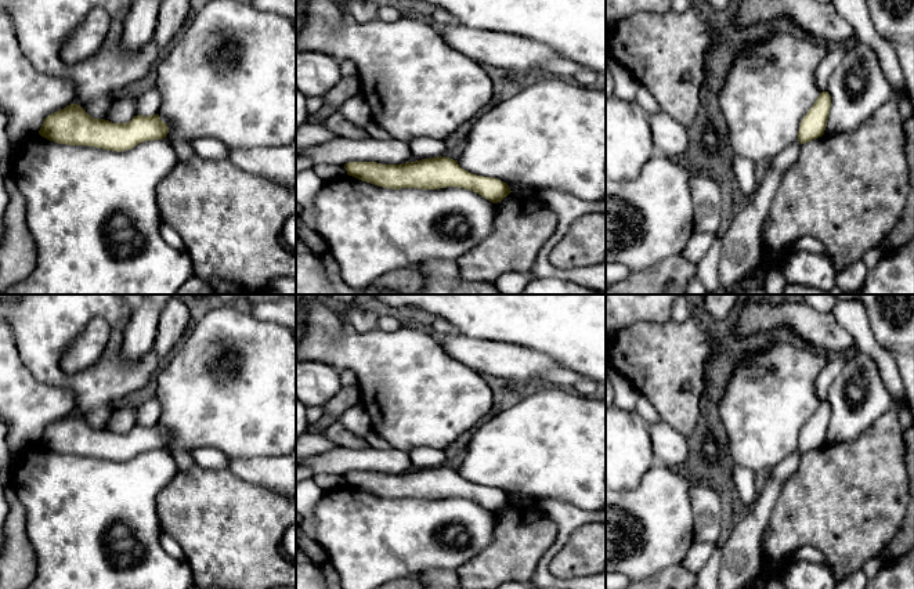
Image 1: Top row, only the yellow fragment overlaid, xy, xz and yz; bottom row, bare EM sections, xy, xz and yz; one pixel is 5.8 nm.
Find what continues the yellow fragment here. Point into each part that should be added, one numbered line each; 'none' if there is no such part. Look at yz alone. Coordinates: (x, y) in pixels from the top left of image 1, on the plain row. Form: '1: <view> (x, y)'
none

